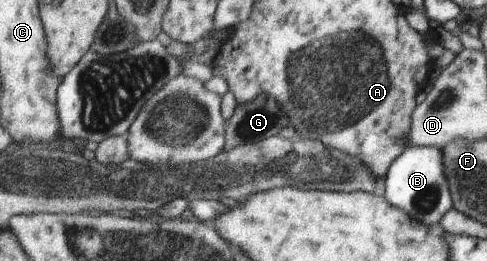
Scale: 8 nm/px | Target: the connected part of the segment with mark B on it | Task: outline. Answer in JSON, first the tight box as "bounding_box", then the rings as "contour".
{"bounding_box":[380,146,452,227],"contour":[[[438,146],[406,148],[390,165],[380,192],[388,203],[404,210],[413,220],[424,222],[428,227],[437,227],[439,217],[452,204],[446,176],[443,174],[441,149]]]}

